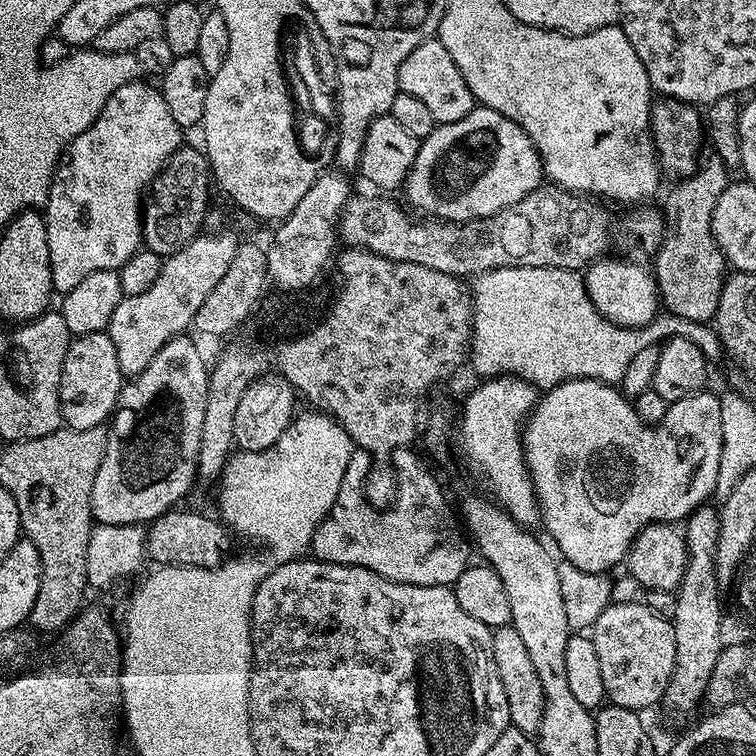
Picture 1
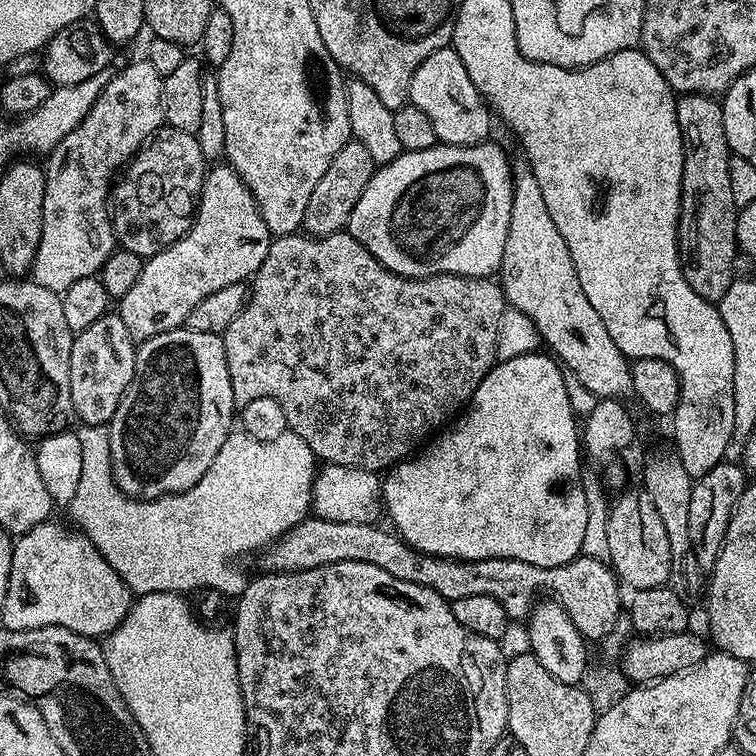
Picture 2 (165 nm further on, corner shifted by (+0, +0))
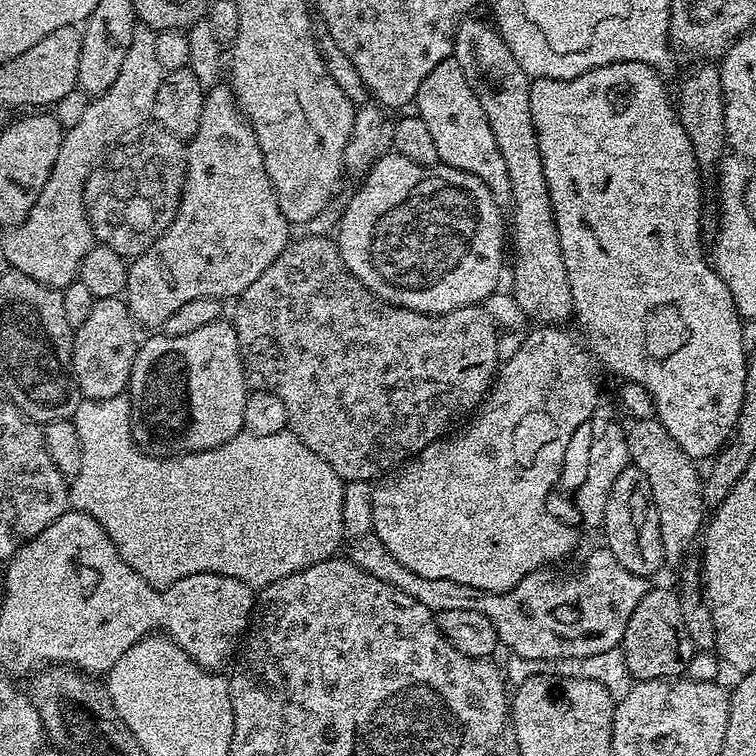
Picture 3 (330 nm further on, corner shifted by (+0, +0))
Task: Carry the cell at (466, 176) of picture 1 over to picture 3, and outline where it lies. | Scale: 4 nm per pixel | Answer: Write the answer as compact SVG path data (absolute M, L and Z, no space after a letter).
M385 154L377 160L371 172L363 177L360 189L348 200L344 208L344 217L340 220L340 240L338 247L340 257L344 259L344 266L364 283L364 287L371 290L372 295L385 304L396 304L400 308L409 308L415 312L452 312L456 308L465 308L471 304L479 305L487 301L493 292L497 291L500 280L500 267L504 264L504 248L506 252L506 220L500 217L501 205L485 184L474 174L466 174L457 168L447 166L433 166L424 168L420 164L410 162L410 158L402 158L395 154Z

